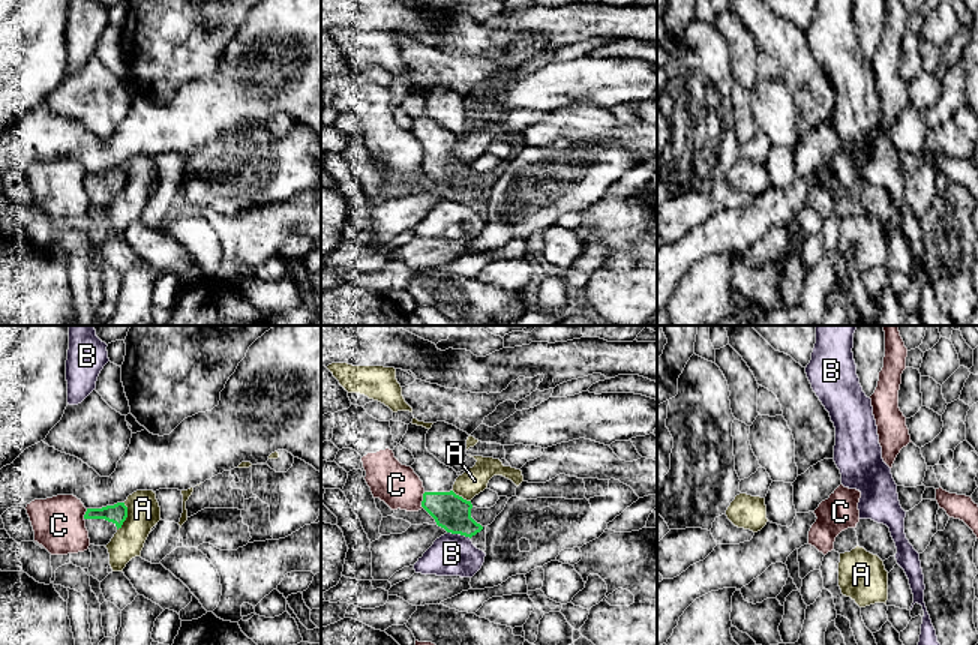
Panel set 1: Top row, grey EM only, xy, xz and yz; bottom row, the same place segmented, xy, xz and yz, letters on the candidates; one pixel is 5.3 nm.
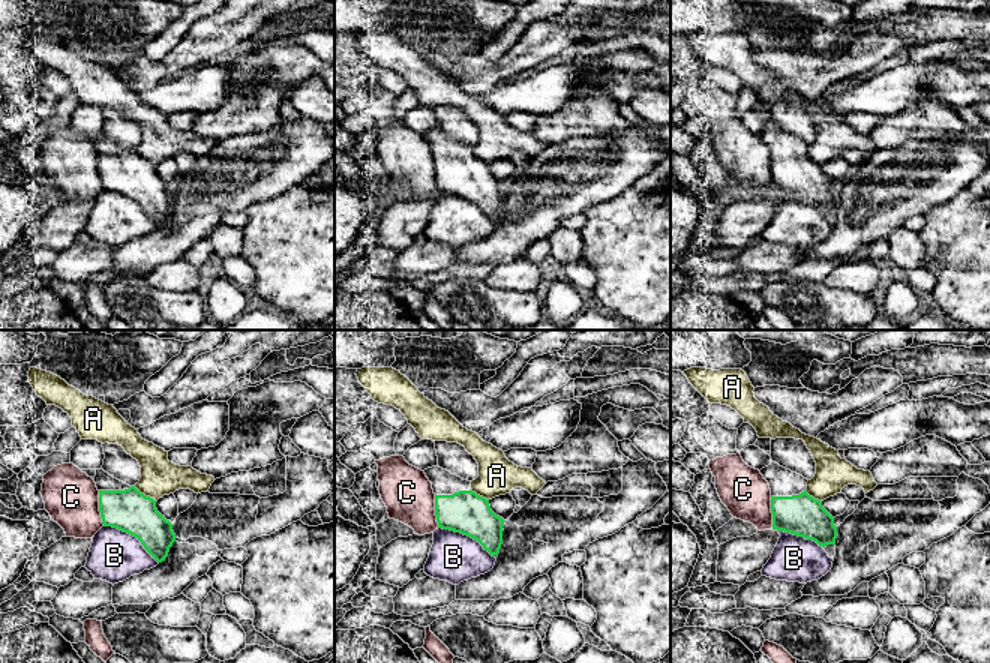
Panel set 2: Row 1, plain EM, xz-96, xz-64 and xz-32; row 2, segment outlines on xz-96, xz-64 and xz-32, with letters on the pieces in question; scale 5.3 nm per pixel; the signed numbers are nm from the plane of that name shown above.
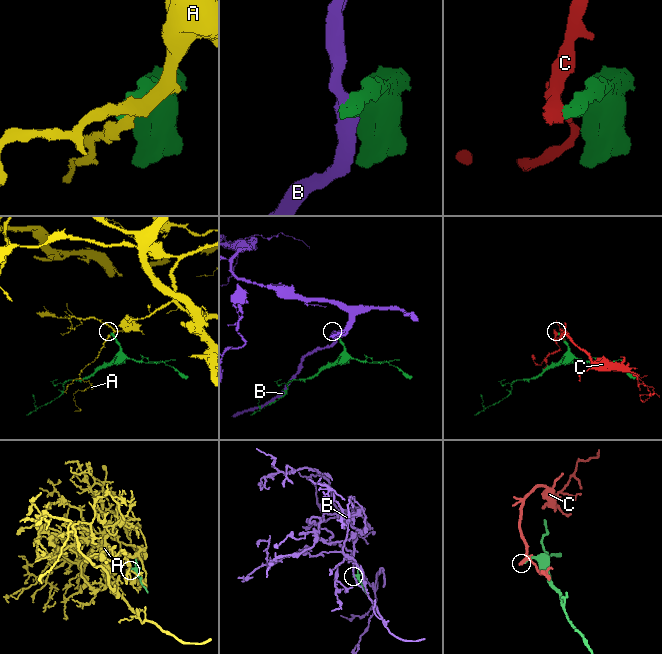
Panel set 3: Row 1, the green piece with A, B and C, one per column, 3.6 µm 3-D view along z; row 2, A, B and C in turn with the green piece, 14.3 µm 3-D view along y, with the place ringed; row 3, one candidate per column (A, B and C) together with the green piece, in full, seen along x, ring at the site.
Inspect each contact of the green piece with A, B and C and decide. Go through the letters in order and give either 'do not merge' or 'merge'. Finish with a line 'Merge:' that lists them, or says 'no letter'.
A: do not merge
B: do not merge
C: do not merge
Merge: no letter

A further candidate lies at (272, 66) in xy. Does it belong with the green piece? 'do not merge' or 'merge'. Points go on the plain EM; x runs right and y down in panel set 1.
do not merge

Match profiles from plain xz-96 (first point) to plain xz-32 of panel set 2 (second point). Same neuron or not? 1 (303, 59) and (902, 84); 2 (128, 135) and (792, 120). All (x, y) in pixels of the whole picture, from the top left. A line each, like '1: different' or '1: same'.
1: different
2: same

